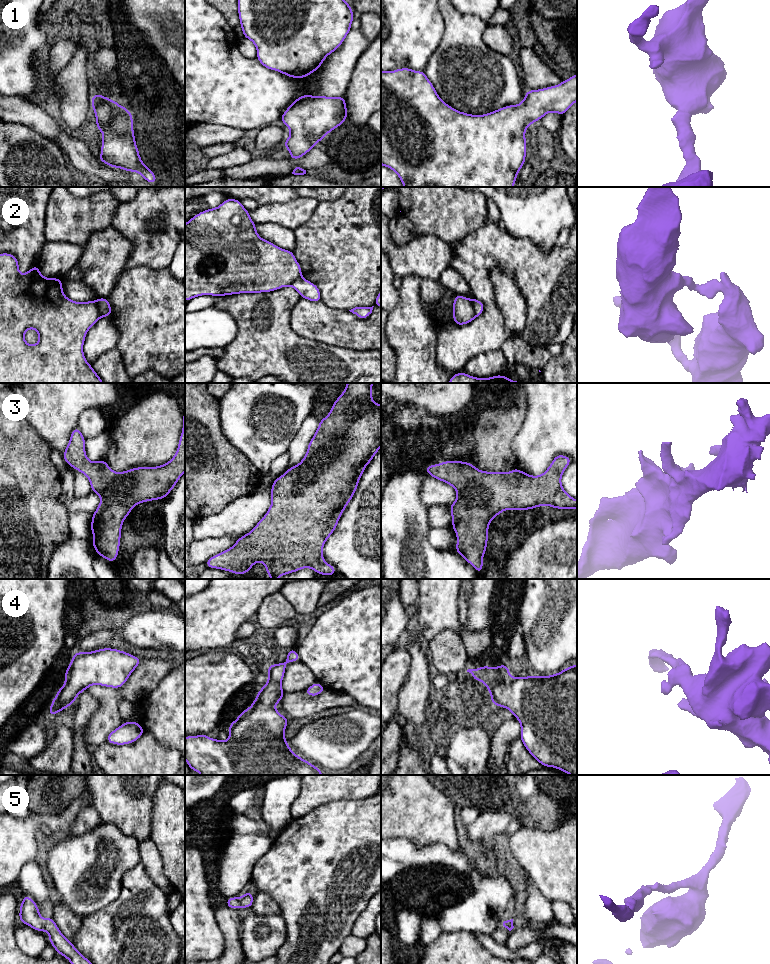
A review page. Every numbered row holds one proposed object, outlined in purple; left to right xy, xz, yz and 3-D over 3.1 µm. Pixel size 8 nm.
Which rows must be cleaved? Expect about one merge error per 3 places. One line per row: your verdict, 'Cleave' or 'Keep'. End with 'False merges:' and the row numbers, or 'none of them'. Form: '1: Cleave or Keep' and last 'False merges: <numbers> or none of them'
1: Keep
2: Cleave
3: Keep
4: Keep
5: Keep
False merges: 2

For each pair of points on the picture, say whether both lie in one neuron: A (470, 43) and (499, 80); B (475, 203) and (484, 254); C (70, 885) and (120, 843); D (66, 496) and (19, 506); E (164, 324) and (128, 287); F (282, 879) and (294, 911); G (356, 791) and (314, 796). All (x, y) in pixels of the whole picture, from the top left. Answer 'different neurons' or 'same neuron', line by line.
A: same neuron
B: different neurons
C: same neuron
D: different neurons
E: same neuron
F: same neuron
G: same neuron

